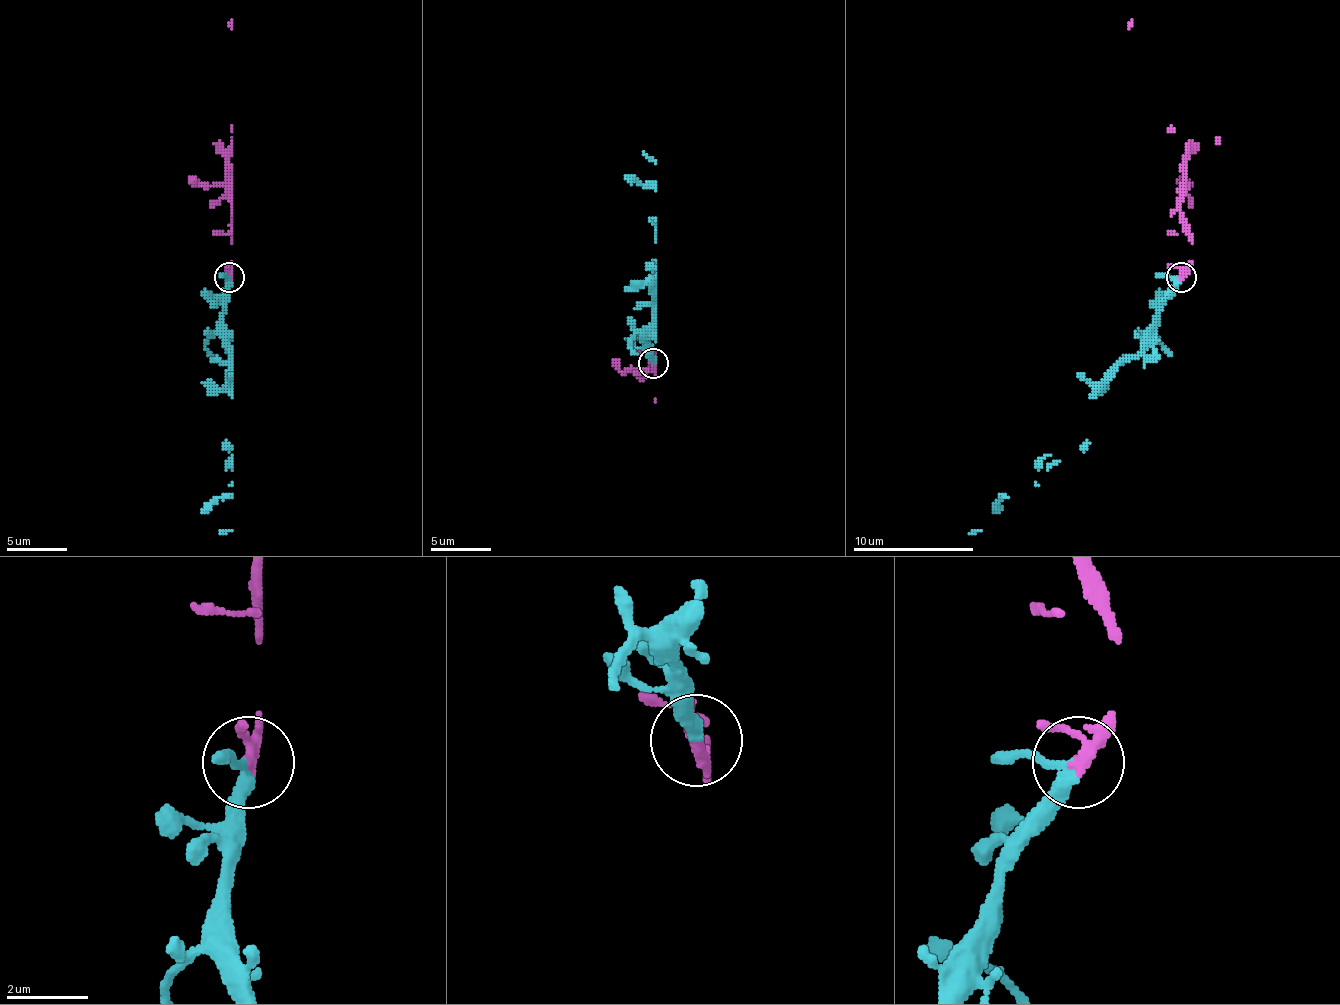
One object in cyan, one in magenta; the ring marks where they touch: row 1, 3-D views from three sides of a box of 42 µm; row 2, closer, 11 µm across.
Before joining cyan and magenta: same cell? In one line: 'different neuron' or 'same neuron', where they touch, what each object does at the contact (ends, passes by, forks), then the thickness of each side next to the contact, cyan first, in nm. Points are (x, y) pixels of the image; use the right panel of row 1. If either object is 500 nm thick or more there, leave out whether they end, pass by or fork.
same neuron; at (1181, 277); cyan passes by; magenta passes by; 280 nm thick on the cyan side, 240 nm on the other

